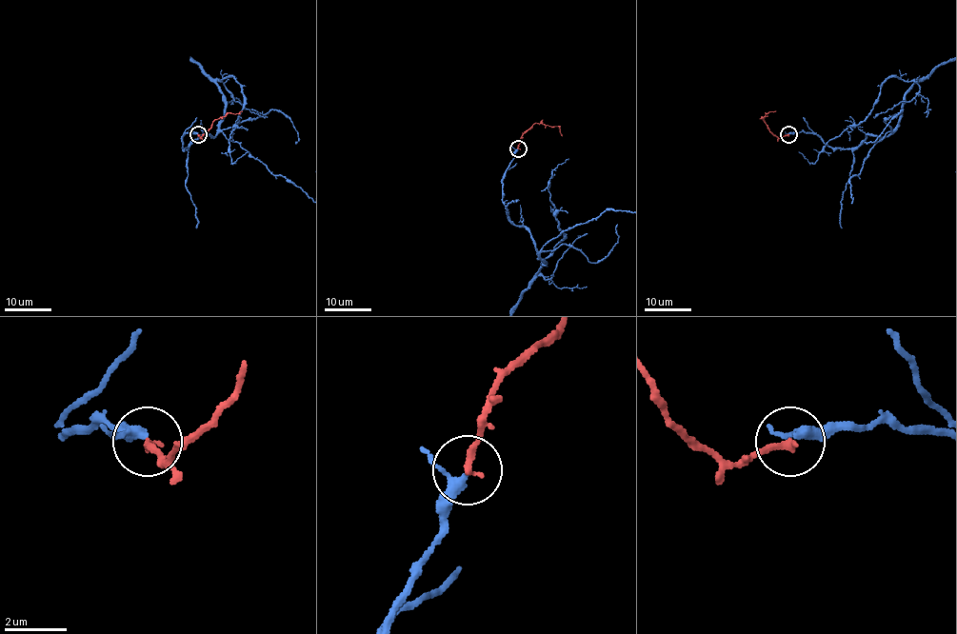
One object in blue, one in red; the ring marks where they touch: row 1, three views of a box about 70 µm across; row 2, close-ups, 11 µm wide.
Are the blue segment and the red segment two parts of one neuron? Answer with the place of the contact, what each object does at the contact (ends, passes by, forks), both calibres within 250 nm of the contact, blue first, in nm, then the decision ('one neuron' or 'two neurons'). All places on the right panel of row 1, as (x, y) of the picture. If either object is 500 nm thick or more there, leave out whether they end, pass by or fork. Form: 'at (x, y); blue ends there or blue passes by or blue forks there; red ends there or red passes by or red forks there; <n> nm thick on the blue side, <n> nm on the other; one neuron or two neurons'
at (788, 134); blue passes by; red ends there; 280 nm thick on the blue side, 240 nm on the other; one neuron

